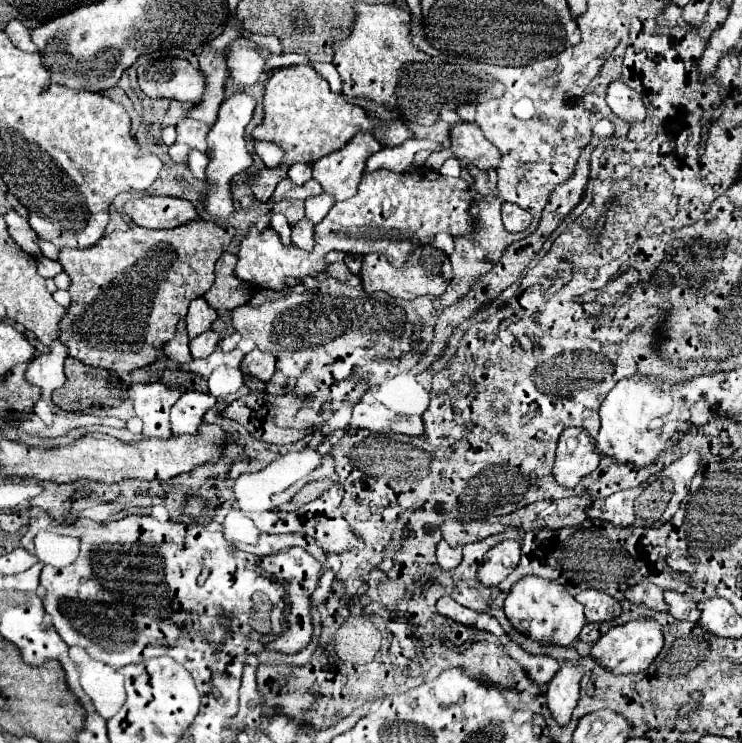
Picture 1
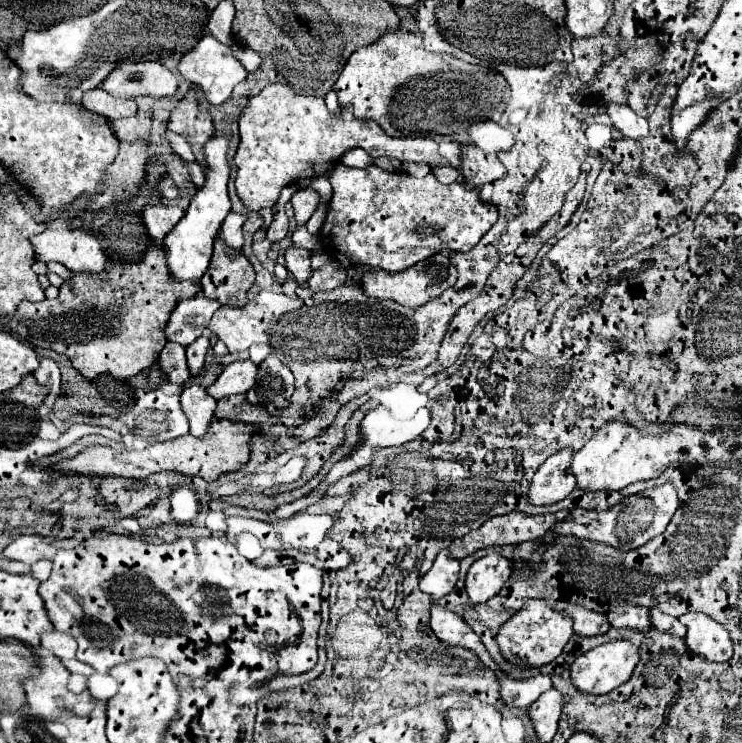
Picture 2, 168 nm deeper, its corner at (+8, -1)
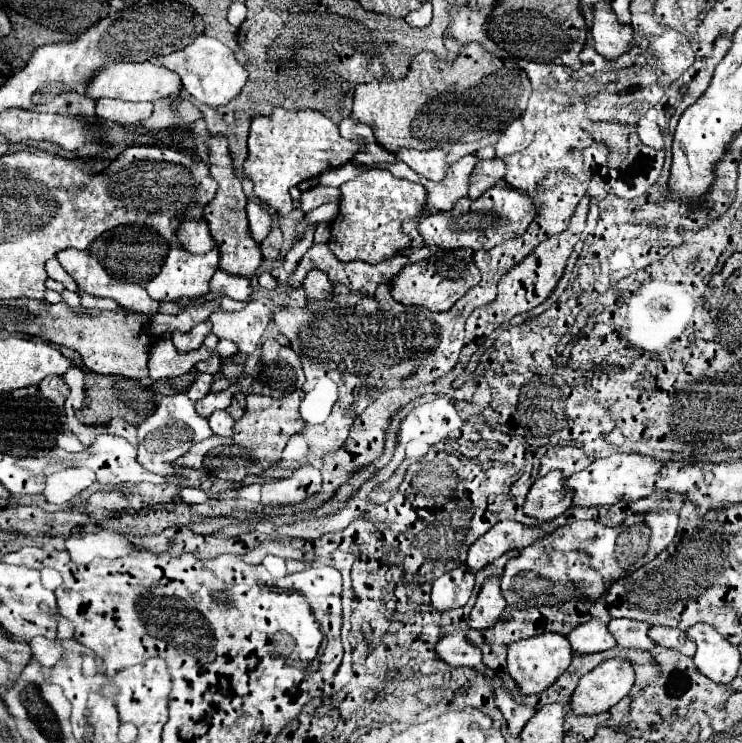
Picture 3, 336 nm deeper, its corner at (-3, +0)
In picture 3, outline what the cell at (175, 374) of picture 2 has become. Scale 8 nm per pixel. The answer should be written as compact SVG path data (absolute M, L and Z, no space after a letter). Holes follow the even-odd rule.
M197 374L197 380L193 382L193 386L187 390L187 396L197 402L201 398L205 398L211 392L211 384L213 384L213 376L209 374Z

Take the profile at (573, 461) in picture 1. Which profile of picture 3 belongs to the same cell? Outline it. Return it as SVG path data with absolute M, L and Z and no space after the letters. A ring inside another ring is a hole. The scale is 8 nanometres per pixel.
M553 470L547 476L539 478L523 504L523 514L537 518L539 522L551 522L561 516L571 506L571 496L563 496L565 474L561 470Z

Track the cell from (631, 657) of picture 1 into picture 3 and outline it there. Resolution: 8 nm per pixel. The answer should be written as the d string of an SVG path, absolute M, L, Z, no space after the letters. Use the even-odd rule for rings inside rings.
M607 660L583 676L571 696L575 716L597 716L615 706L633 688L635 672L627 660Z

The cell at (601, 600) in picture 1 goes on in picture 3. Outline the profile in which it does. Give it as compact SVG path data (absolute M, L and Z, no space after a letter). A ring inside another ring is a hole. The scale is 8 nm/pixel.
M591 620L587 624L573 628L573 632L569 634L569 644L571 644L573 654L587 656L587 654L611 650L615 646L615 640L609 634L607 624L599 624L599 620L595 622Z

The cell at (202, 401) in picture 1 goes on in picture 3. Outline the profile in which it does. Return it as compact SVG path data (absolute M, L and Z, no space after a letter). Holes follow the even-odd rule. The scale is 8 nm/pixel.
M227 410L213 412L211 418L209 418L209 426L211 426L213 434L219 434L219 436L231 436L233 424L235 424L235 420L231 418L231 414Z

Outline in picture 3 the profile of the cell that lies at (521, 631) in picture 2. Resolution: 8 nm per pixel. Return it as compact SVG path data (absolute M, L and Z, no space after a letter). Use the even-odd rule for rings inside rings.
M559 634L533 636L531 640L519 640L519 644L511 644L507 654L507 672L519 686L521 694L529 696L529 694L543 692L551 684L555 684L555 680L569 668L571 658L573 658L573 652L565 636L559 636Z

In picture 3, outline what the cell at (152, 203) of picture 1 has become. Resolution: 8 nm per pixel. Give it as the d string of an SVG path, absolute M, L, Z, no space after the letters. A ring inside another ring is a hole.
M189 220L189 222L179 224L177 238L181 240L183 248L193 252L193 254L207 254L209 250L215 248L215 240L209 234L205 220L199 220L199 222Z

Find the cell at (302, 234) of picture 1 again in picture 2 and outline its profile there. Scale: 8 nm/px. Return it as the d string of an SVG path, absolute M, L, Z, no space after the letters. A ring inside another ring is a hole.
M290 245L286 249L286 267L288 271L296 277L296 281L302 285L308 281L308 277L312 275L312 267L310 267L310 251Z

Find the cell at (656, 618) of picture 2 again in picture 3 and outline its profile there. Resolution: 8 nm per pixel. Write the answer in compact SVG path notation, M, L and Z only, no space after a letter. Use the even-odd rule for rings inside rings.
M653 626L653 628L649 628L649 638L659 646L677 650L689 658L693 658L693 654L695 654L695 644L691 644L691 640L687 640L687 634L683 630Z

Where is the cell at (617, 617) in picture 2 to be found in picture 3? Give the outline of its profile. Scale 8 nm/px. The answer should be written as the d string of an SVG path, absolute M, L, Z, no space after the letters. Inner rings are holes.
M611 620L607 624L611 630L611 636L621 648L639 648L639 650L651 650L655 644L647 636L649 624L645 622L631 622L631 620Z

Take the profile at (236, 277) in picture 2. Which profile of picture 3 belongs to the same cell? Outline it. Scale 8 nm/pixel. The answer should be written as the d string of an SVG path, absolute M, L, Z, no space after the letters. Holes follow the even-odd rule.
M211 136L209 140L209 166L211 166L211 176L217 180L217 196L211 204L205 206L205 220L209 224L209 230L213 234L213 238L219 244L219 258L221 264L219 268L229 272L229 274L237 274L237 276L247 276L253 278L257 274L257 268L263 260L263 254L259 250L259 244L253 240L251 232L249 232L249 224L247 224L247 214L245 214L245 204L247 198L243 194L241 182L237 180L235 172L233 172L233 162L229 156L229 148L227 148L227 138L223 136Z

